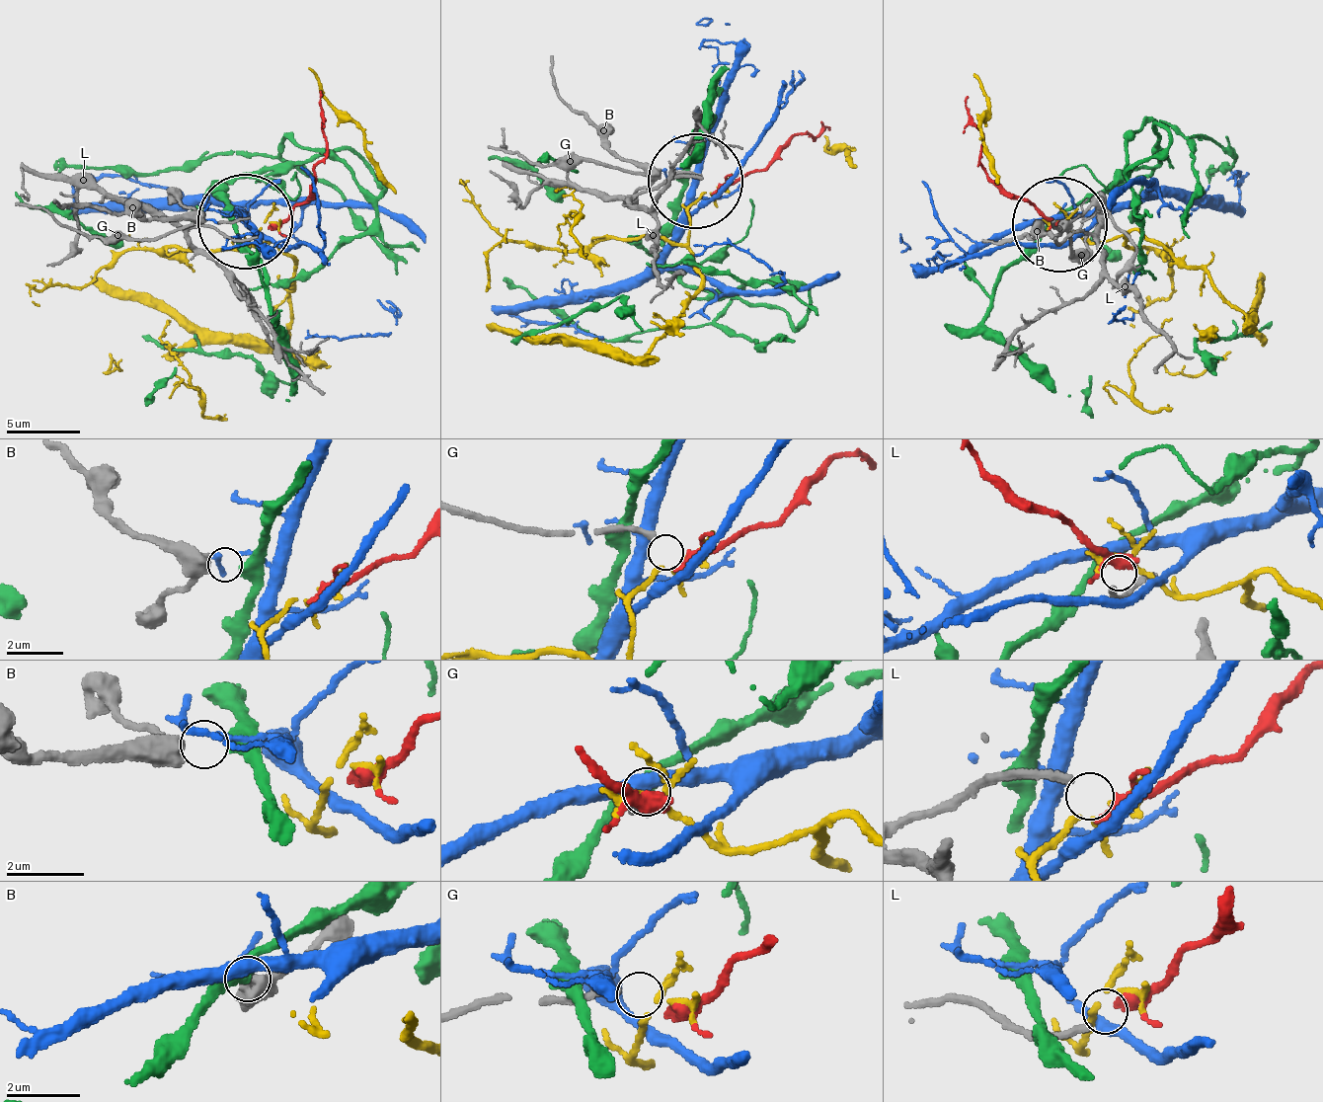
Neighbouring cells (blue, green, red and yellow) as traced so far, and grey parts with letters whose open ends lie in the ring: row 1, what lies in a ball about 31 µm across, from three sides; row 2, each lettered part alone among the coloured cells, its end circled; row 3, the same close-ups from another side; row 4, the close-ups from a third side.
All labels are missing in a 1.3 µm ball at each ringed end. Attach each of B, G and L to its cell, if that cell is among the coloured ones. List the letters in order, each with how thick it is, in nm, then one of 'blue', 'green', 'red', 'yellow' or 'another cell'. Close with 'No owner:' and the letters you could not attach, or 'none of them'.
B: 460 nm | green
G: 180 nm | another cell
L: 190 nm | red
No owner: G

